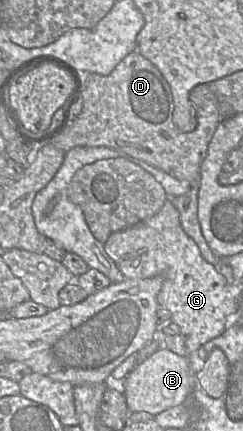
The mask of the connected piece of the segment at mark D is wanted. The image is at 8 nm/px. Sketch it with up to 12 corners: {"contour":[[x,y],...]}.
{"contour":[[138,50],[83,75],[51,144],[109,147],[198,183],[220,123],[210,84],[180,131],[170,86]]}

